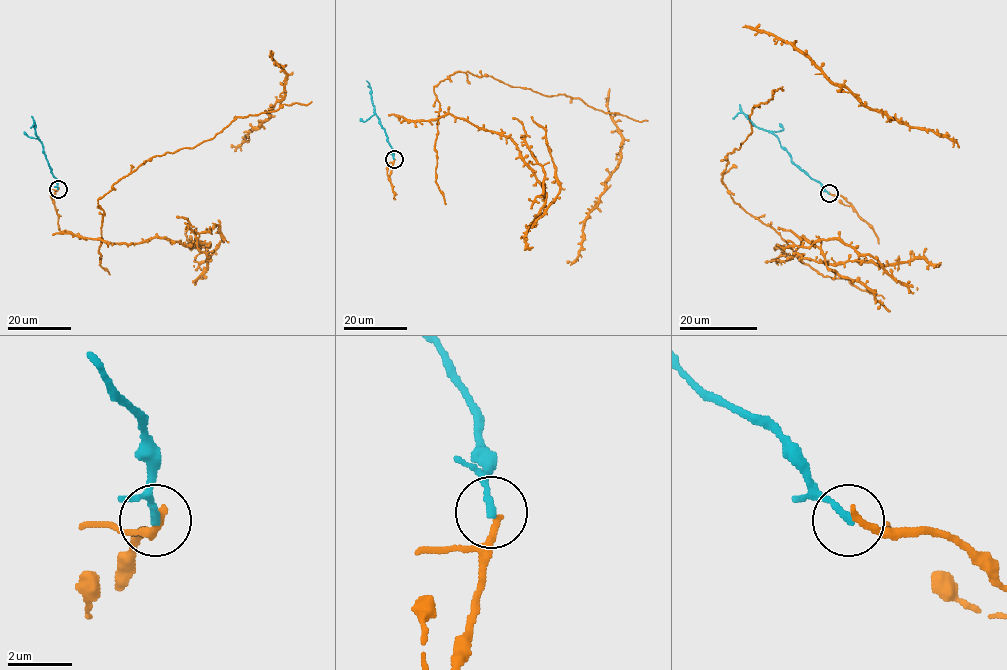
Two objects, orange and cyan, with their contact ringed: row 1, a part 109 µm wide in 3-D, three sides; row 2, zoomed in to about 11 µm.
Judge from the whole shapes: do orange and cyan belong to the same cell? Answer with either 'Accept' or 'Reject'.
Accept

